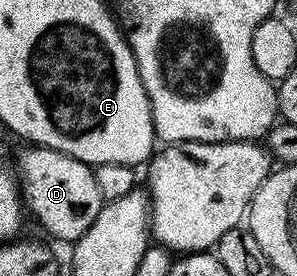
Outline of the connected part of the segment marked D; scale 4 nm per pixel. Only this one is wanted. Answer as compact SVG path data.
M38 145L24 146L17 163L17 182L26 210L55 239L64 239L67 245L83 236L97 221L104 200L97 189L97 177L92 164L83 163L60 151Z

